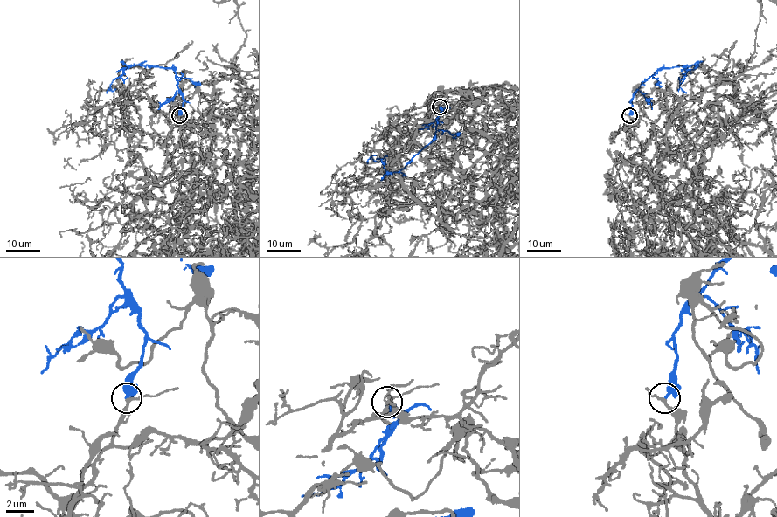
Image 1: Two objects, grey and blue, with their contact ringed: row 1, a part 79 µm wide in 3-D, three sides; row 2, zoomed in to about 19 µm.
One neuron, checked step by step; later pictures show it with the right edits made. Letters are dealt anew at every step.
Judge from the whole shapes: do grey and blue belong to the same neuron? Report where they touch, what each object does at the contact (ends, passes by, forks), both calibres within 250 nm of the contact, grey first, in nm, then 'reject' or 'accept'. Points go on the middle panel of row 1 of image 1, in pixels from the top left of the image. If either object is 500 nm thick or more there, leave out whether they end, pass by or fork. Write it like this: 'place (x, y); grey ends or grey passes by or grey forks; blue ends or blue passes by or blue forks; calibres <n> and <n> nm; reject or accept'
place (440, 106); grey passes by; blue ends; calibres 170 and 400 nm; accept

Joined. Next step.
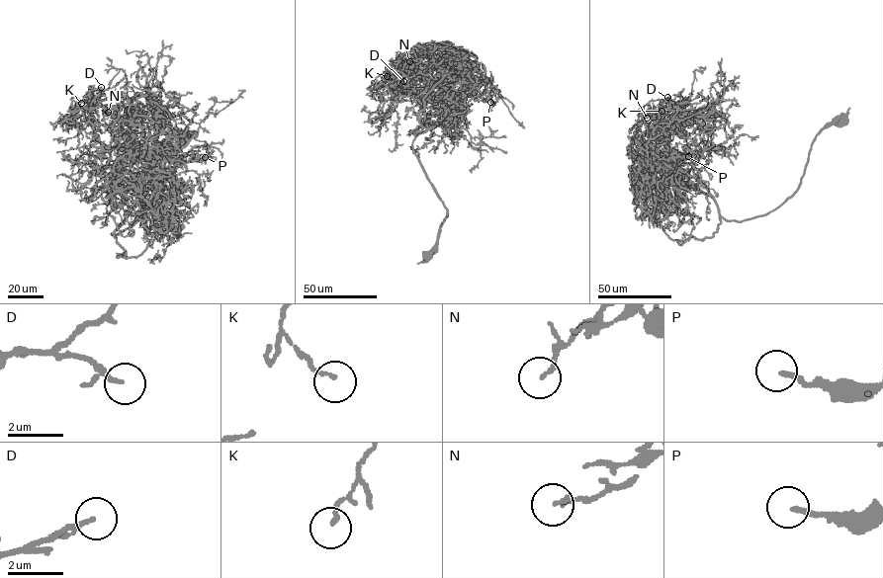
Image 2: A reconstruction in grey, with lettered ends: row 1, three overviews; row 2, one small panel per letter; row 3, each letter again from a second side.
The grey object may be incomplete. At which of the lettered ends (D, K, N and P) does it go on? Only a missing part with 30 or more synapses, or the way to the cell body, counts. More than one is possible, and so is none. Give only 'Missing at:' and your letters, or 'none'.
Missing at: P

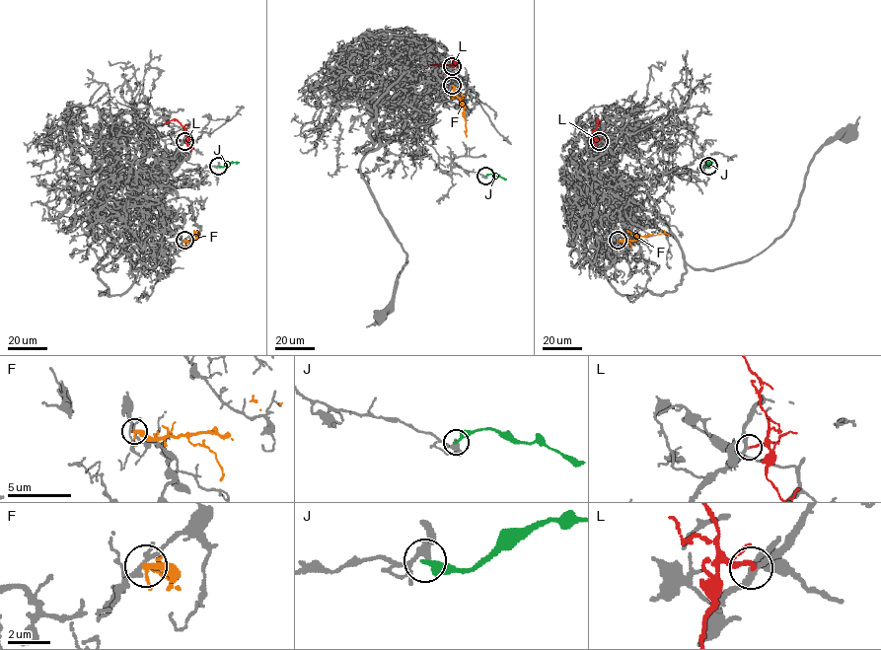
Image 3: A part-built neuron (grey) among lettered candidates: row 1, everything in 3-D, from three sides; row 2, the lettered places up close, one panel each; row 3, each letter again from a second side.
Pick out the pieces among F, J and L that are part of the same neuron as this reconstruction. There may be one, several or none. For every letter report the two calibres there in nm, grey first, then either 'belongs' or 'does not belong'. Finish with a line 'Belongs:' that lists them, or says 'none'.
F: calibres 220 and 280 nm; does not belong
J: calibres 280 and 280 nm; does not belong
L: calibres 240 and 170 nm; belongs
Belongs: L

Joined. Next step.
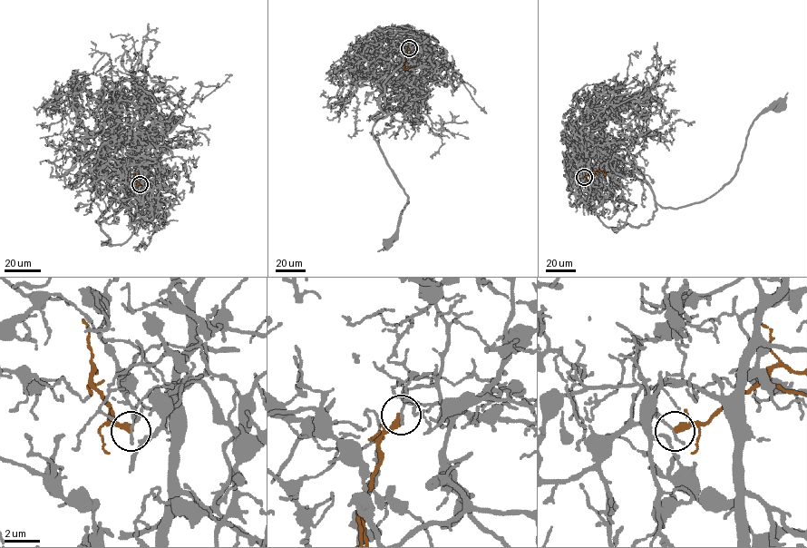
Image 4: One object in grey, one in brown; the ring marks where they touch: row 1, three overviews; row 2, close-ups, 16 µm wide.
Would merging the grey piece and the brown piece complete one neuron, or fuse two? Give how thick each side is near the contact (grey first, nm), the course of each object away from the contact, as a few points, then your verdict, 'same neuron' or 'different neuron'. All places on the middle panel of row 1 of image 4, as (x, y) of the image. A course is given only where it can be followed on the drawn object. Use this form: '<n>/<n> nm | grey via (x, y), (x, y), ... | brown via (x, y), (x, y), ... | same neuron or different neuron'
190/400 nm | grey via (409, 48), (422, 49), (427, 63), (403, 104), (373, 130), (407, 196), (398, 229), (387, 243) | brown via (409, 48), (404, 65), (406, 69), (411, 67) | different neuron

